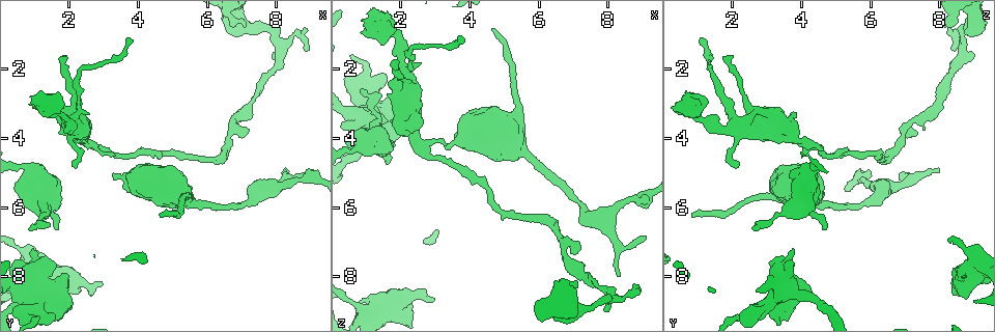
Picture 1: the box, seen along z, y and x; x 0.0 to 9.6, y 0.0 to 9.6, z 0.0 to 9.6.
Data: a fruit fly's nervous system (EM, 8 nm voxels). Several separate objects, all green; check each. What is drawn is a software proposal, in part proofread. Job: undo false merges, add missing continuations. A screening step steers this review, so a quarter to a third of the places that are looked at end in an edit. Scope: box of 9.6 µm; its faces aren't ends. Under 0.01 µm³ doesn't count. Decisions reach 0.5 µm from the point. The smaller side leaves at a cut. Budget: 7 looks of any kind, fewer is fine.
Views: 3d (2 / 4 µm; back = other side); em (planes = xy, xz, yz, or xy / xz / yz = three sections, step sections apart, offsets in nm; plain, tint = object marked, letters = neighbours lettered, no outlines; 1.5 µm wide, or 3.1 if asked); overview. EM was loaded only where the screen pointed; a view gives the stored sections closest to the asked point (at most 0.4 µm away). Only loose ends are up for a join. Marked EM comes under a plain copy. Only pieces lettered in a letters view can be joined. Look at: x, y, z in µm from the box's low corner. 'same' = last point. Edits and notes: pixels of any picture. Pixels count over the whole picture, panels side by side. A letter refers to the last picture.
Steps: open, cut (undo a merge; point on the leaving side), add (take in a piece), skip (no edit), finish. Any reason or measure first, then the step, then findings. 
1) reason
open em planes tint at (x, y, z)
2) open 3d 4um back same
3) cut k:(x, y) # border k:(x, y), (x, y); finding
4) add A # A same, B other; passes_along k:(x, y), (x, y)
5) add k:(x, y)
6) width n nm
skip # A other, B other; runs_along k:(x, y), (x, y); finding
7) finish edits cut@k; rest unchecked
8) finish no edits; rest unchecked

calibre changes
open em xy step 8 letters at (8.05, 1.30, 8.70)

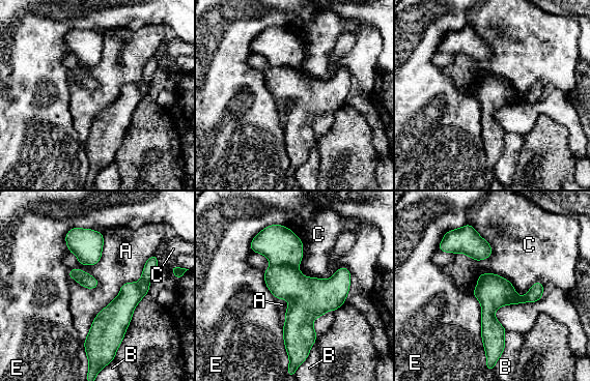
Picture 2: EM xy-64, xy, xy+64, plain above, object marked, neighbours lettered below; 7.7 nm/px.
open em planes letters same

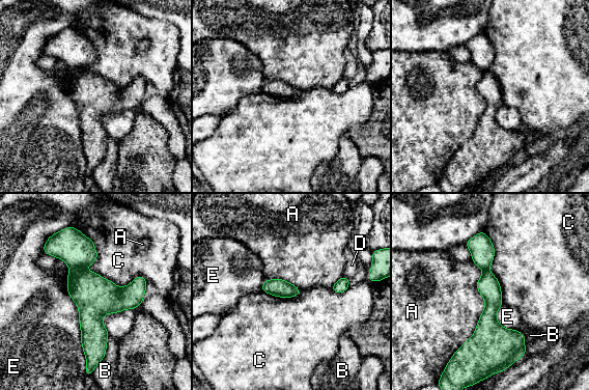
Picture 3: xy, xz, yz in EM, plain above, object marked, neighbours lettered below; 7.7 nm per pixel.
width 170 nm
cut 3:(69, 245) # A other, B other, C other, D other, E other; border 3:(79, 268), (71, 270); a second neuron is stuck on

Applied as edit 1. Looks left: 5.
an open end
open 3d 2um at (8.30, 4.85, 8.05)

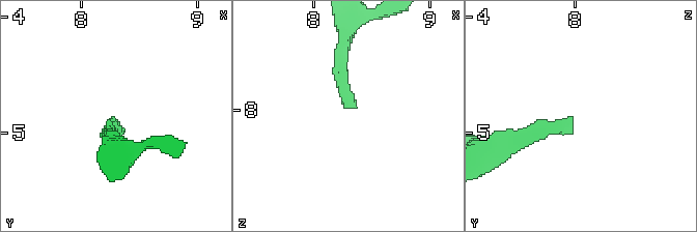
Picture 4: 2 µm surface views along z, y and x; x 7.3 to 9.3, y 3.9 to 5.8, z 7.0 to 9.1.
now the EM
open em xy step 4 tint at (8.32, 4.94, 7.98)

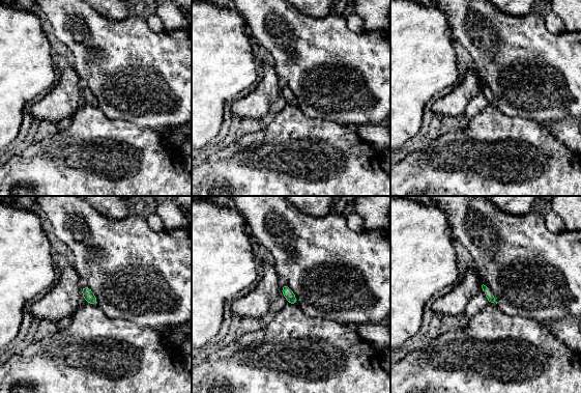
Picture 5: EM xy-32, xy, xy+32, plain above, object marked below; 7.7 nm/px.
cut it another way
open em planes letters same

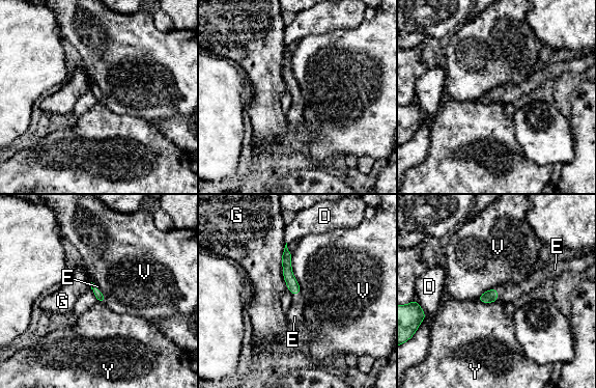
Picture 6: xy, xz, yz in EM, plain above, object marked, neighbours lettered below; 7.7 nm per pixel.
add E # D other, E same, G other, V other, Y other; passes_along 6:(491, 296), (497, 295), (508, 293); the neuron continues

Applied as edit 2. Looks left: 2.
open overview

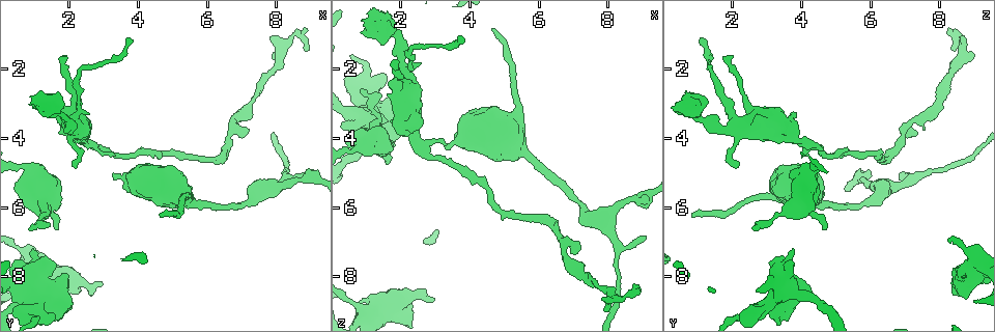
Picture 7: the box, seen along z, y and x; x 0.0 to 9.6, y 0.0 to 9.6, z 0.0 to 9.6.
branch stops here
open em planes letters at (0.85, 6.65, 2.65)

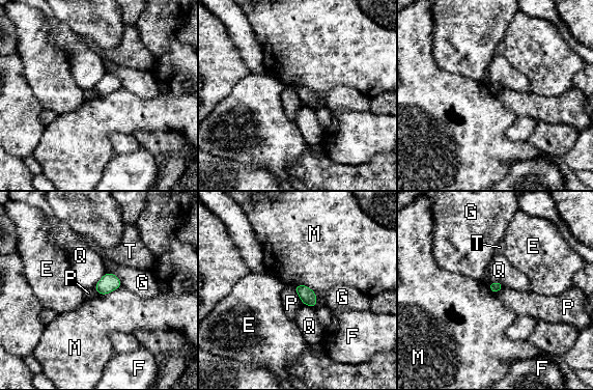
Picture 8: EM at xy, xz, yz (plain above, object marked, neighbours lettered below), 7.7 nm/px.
skip # E other, F other, G other, M other, P other, Q other, T other; border 8:(293, 286), (304, 304); none of them fits

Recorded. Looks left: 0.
finish edits cut@3, add@6; rest unchecked

